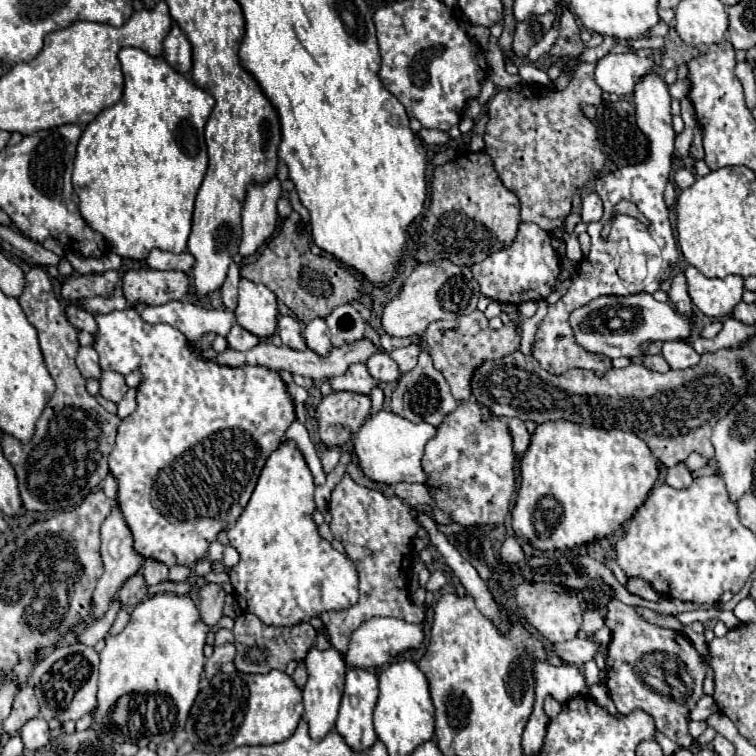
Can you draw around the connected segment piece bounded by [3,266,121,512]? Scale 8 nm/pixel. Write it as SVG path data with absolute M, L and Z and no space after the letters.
M43 266L31 268L25 274L25 290L19 304L39 332L41 352L57 390L37 422L33 440L21 446L21 442L5 434L3 454L17 472L25 510L73 510L107 478L107 458L115 446L115 434L121 420L109 412L107 416L99 416L99 402L87 394L85 380L75 366L79 328L67 318L67 302L55 294L51 278Z

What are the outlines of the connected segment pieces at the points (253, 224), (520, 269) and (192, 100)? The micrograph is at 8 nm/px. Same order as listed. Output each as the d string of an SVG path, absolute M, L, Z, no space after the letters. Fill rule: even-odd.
M271 178L267 184L251 184L243 204L243 236L239 244L241 256L251 256L271 238L277 226L277 200L281 182Z
M519 224L519 234L509 248L489 254L483 262L473 264L473 276L481 286L483 296L491 296L497 302L521 304L527 300L539 302L557 290L557 278L560 273L559 256L551 248L551 238L537 224Z
M123 48L119 60L125 74L125 92L115 106L105 108L87 124L77 146L73 188L79 196L79 212L123 260L143 262L153 248L181 254L187 250L193 202L207 172L203 128L215 102L211 94L193 86L191 80L175 72L161 56L153 58L143 50Z

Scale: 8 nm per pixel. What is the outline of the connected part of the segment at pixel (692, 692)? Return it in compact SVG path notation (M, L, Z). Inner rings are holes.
M611 600L607 608L609 614L605 624L613 638L607 648L605 686L609 688L611 700L625 716L629 716L633 710L651 714L659 732L677 742L681 748L689 748L693 744L693 736L689 734L687 718L703 696L707 662L701 662L697 650L683 632L651 624L633 606L619 600Z

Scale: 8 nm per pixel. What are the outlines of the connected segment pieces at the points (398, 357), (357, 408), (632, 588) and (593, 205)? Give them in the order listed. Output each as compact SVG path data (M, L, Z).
M413 342L413 344L405 346L405 348L397 348L397 350L393 350L389 356L399 364L401 374L405 374L405 372L409 372L411 368L415 368L415 364L417 364L417 356L421 354L421 350L423 350L423 348L421 348L417 342Z
M333 392L317 406L319 438L327 446L341 446L353 438L371 410L371 398L355 392Z
M629 578L627 584L625 584L625 588L627 588L629 592L633 592L633 594L639 594L639 596L647 598L647 600L659 600L659 598L661 598L661 596L649 586L649 582L645 582L643 578Z
M589 194L583 198L583 210L581 210L581 220L585 224L589 222L599 222L603 216L603 204L597 194Z

